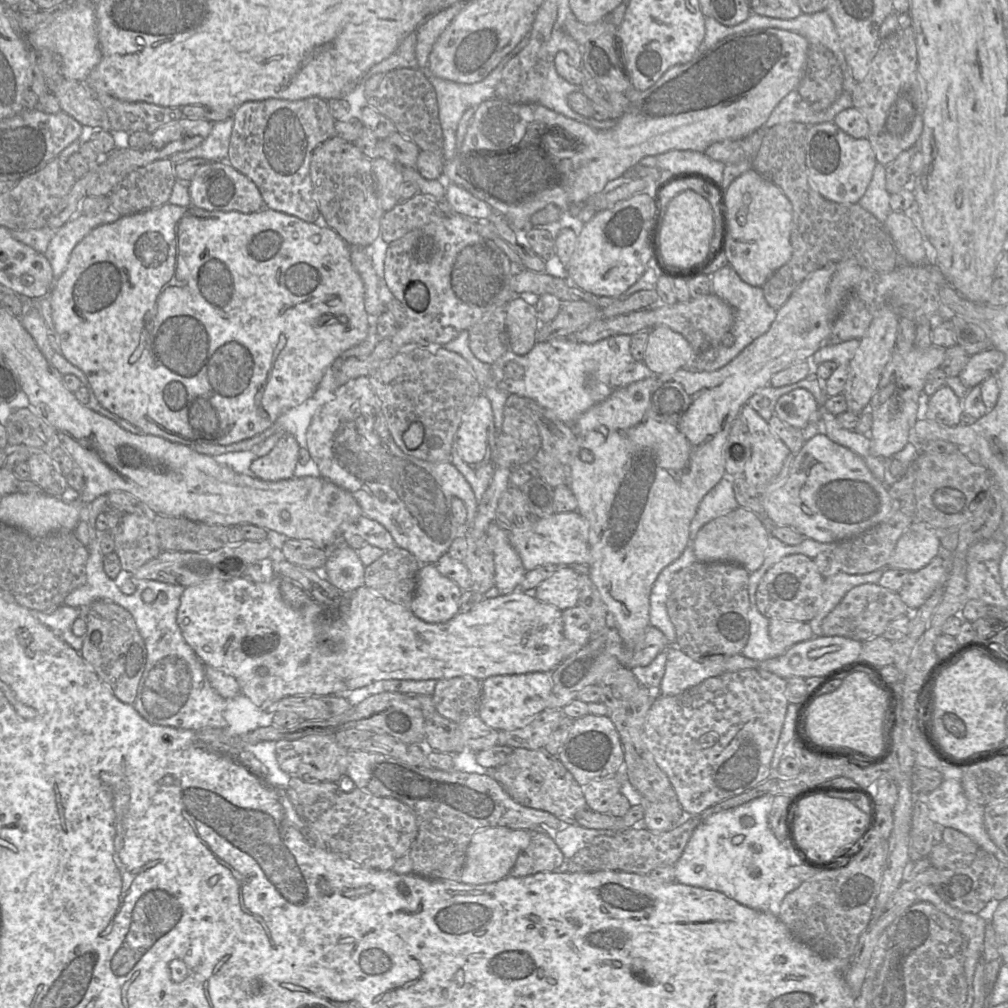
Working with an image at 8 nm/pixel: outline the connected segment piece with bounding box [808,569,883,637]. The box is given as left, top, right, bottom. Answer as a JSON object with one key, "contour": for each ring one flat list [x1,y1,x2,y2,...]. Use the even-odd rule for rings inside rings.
{"contour":[[883,569,858,575,849,575,839,571,825,578,822,588,821,607,816,616,808,622,814,637,822,636,821,624,823,619,838,605,848,591,861,584,878,584,882,574]]}

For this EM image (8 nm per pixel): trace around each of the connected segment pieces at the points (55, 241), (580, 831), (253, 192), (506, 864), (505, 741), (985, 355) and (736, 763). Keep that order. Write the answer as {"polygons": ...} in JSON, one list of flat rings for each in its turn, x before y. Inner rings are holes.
{"polygons":[[[111,209,95,216,87,216,78,211,65,225,55,231,44,253,51,264,54,282,64,273,73,249,86,235,96,227,116,222,121,217]],[[571,824,558,830,554,841,566,859,572,858,586,843,598,836,614,836,617,831,611,829,588,829]],[[211,162,201,167,189,181,191,205,207,211,253,213,264,208,257,186,227,162]],[[491,827,477,831,471,838,461,874,465,884,487,884,497,882,509,875,516,859,531,842,527,830,508,827]],[[545,709,522,728,499,731,498,745,530,750,543,749,562,716,562,709]],[[991,347,970,356,958,377,964,386,973,388,988,377,995,376,1004,361,1004,353]],[[745,669,710,677,700,684,687,689,678,695,658,695,644,724,644,743,652,754,658,767,667,775,677,795,682,809,690,815,699,815,715,804,741,794,767,780,773,773,771,762,786,717,788,700,786,697,785,679,762,669]]]}

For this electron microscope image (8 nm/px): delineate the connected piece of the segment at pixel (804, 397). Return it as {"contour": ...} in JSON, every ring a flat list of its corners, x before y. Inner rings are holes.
{"contour":[[802,388,781,396,775,406,775,414,780,420,801,430,806,428,811,416,818,411,819,405,813,394]]}

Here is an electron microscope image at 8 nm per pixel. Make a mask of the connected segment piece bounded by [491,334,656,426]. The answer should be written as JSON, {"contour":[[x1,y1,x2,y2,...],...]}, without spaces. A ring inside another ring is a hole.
{"contour":[[620,334,595,343,576,342,567,337,537,341,526,355,517,355,508,350,491,365,493,385,506,393,534,400,560,421,573,426,583,413,605,400,614,390,656,375,643,361,632,357,631,336],[510,361,524,368,521,379,505,378,504,369]]}

